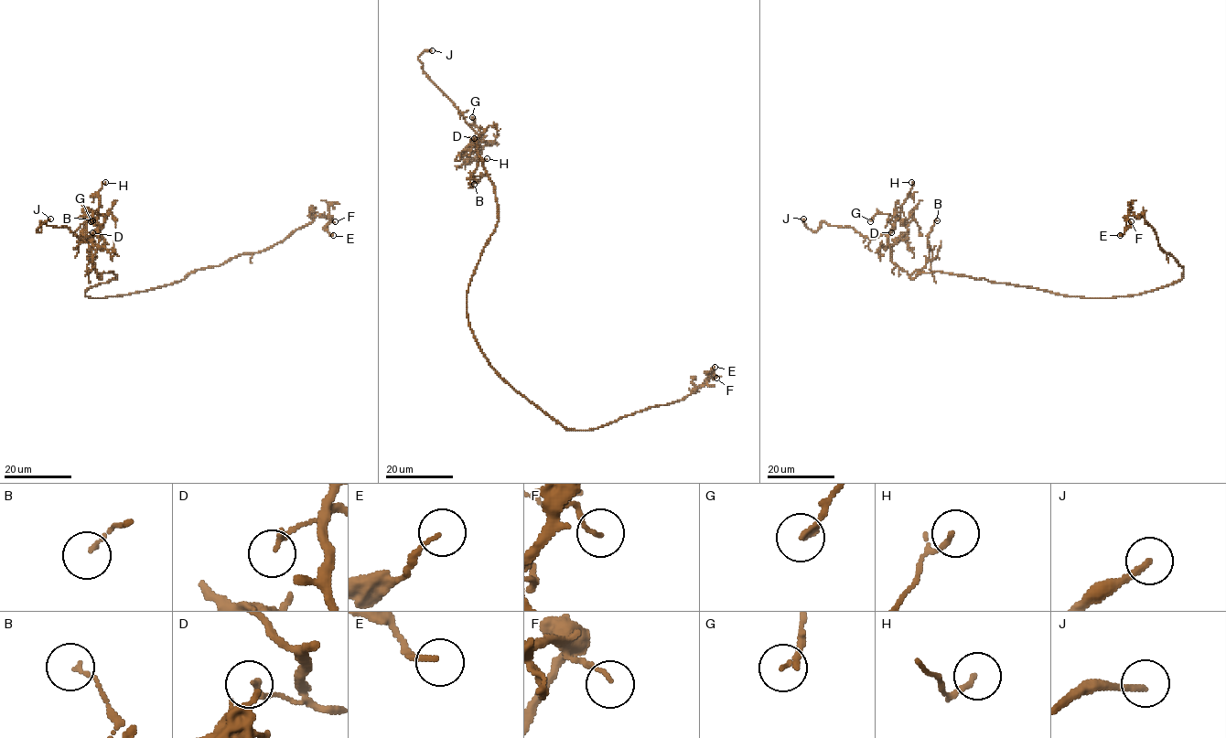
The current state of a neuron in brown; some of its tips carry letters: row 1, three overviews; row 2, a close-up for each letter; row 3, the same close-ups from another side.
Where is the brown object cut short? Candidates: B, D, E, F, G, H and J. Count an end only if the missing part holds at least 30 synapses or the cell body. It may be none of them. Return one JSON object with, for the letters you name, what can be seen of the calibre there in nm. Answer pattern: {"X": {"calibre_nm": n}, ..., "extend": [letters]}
{"J": {"calibre_nm": 180}, "extend": ["J"]}

